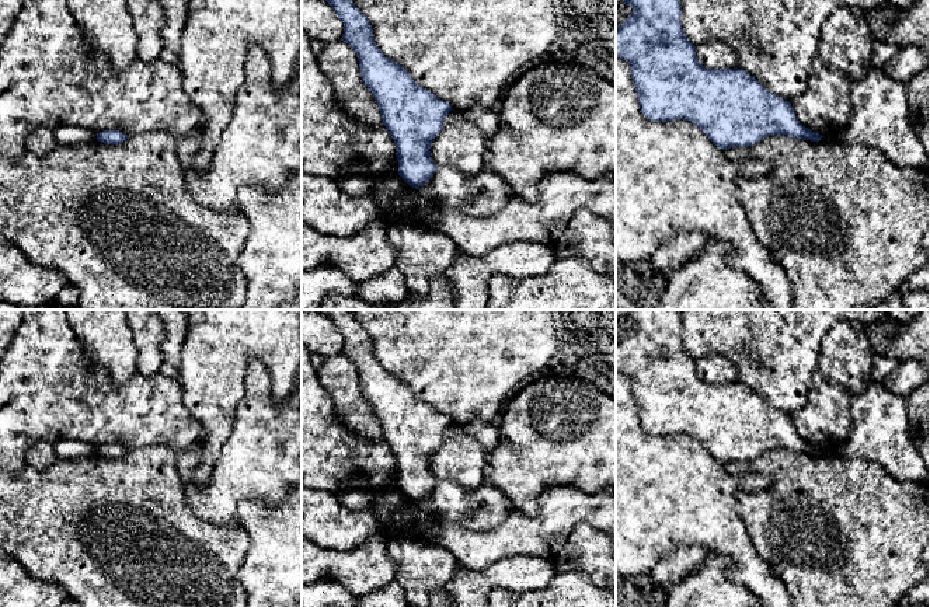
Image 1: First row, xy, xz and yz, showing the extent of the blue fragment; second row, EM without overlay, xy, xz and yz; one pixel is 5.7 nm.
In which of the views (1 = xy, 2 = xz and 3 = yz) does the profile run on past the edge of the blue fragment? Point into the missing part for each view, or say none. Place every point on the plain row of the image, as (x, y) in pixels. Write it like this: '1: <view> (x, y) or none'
1: none
2: none
3: none

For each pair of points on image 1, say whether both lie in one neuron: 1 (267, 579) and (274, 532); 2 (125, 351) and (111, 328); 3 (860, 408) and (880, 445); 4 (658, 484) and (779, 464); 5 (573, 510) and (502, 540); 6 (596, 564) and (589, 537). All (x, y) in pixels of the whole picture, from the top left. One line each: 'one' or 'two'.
1: one
2: one
3: one
4: two
5: one
6: one

